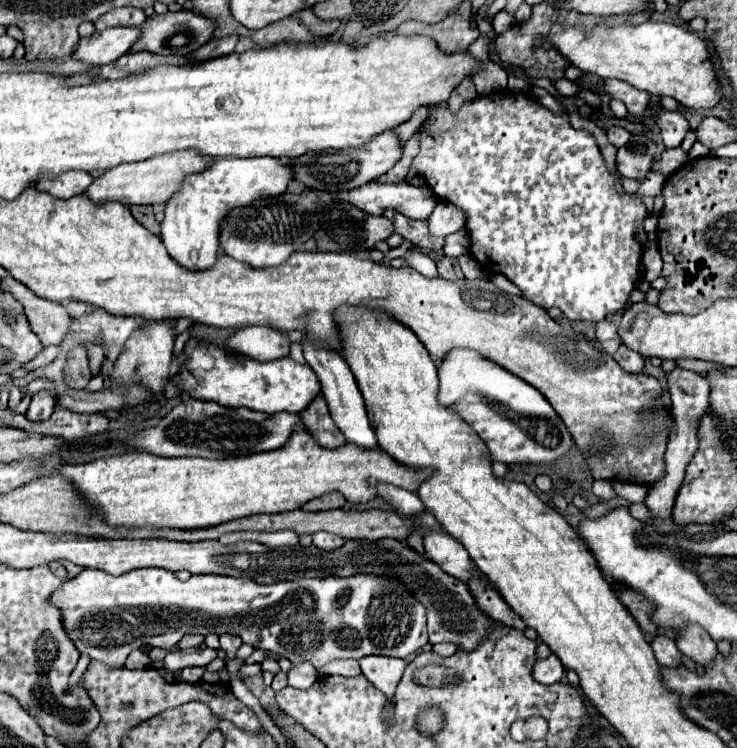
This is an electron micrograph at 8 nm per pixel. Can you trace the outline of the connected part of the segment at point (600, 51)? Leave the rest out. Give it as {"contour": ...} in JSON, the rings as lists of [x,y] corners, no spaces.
{"contour":[[[645,21],[641,25],[621,23],[617,27],[599,23],[593,29],[591,37],[587,37],[581,25],[555,25],[551,41],[575,67],[601,79],[621,79],[651,95],[673,97],[679,105],[691,109],[711,109],[721,101],[719,79],[707,43],[697,33],[661,21]]]}

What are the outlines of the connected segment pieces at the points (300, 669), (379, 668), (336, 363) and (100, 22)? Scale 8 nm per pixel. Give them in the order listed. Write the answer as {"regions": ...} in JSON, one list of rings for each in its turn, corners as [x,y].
{"regions":[[[[309,661],[293,665],[291,671],[287,673],[287,677],[289,677],[289,687],[309,689],[315,683],[315,667]]],[[[369,655],[359,659],[361,673],[389,697],[386,705],[386,712],[389,716],[394,713],[394,705],[391,702],[393,691],[397,683],[401,681],[401,675],[407,667],[405,659],[395,659],[395,657],[381,657],[381,655]]],[[[301,343],[303,345],[303,355],[307,365],[315,371],[315,375],[319,377],[321,383],[321,391],[327,399],[331,417],[335,421],[335,425],[341,429],[341,433],[345,435],[347,441],[357,443],[363,449],[375,449],[377,447],[377,439],[375,433],[367,421],[367,413],[365,413],[365,405],[363,405],[363,397],[361,391],[355,383],[355,377],[349,369],[349,365],[345,363],[345,359],[341,357],[341,353],[337,351],[323,351],[323,347],[315,347],[315,343]]],[[[123,7],[123,9],[111,9],[103,17],[95,21],[97,31],[103,31],[107,27],[141,27],[145,21],[145,13],[135,7]]]]}

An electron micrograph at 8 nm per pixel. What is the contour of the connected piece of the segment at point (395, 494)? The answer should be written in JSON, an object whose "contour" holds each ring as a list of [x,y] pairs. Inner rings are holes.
{"contour":[[[379,483],[377,489],[379,489],[379,497],[383,497],[385,501],[389,501],[391,507],[397,509],[405,517],[421,515],[423,509],[425,509],[423,503],[421,503],[421,499],[417,497],[417,493],[411,493],[411,491],[393,487],[393,485],[385,485],[385,483]]]}

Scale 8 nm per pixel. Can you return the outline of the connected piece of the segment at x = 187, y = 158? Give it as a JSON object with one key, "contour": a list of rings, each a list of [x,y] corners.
{"contour":[[[187,149],[187,151],[173,151],[167,155],[151,157],[145,161],[137,161],[137,163],[123,163],[119,167],[113,167],[111,171],[105,171],[101,177],[97,177],[85,193],[95,203],[103,203],[103,199],[119,201],[123,205],[165,203],[167,199],[171,199],[171,195],[175,191],[179,191],[179,187],[183,185],[183,179],[187,175],[205,171],[211,165],[211,161],[213,161],[211,157],[203,157],[203,155],[199,155],[199,151]]]}

